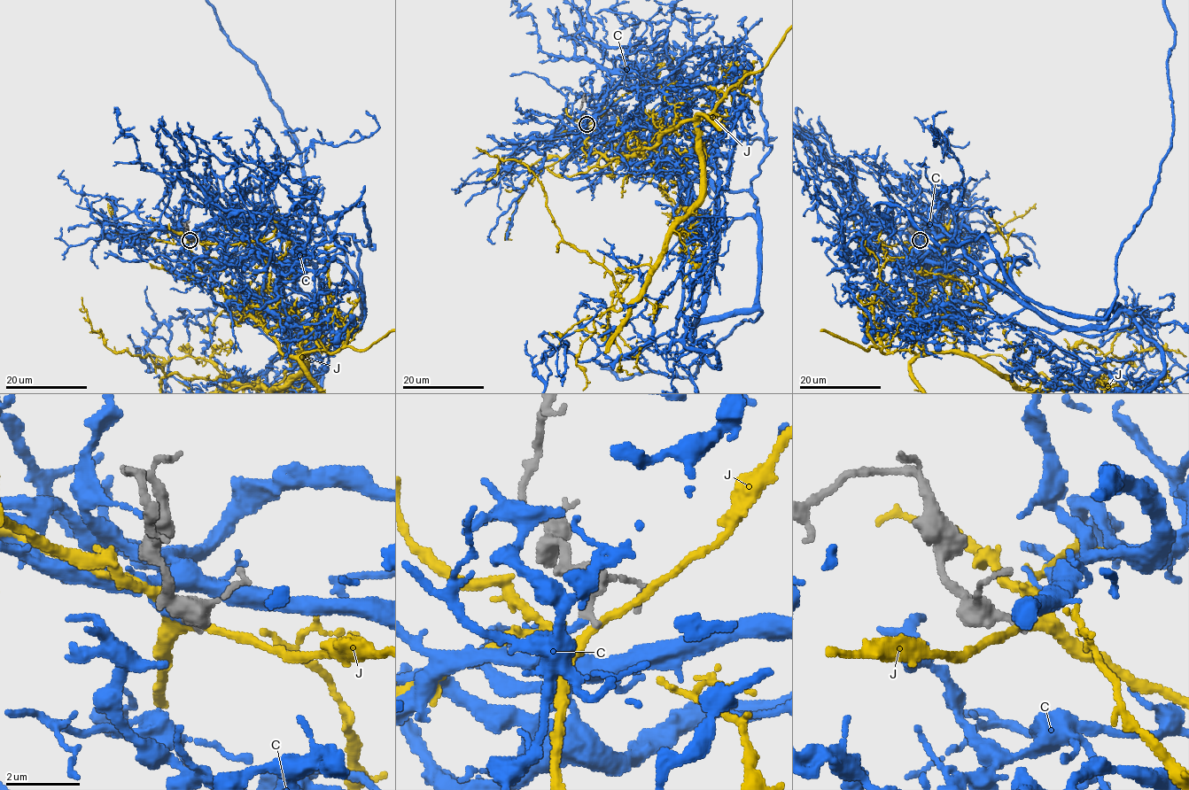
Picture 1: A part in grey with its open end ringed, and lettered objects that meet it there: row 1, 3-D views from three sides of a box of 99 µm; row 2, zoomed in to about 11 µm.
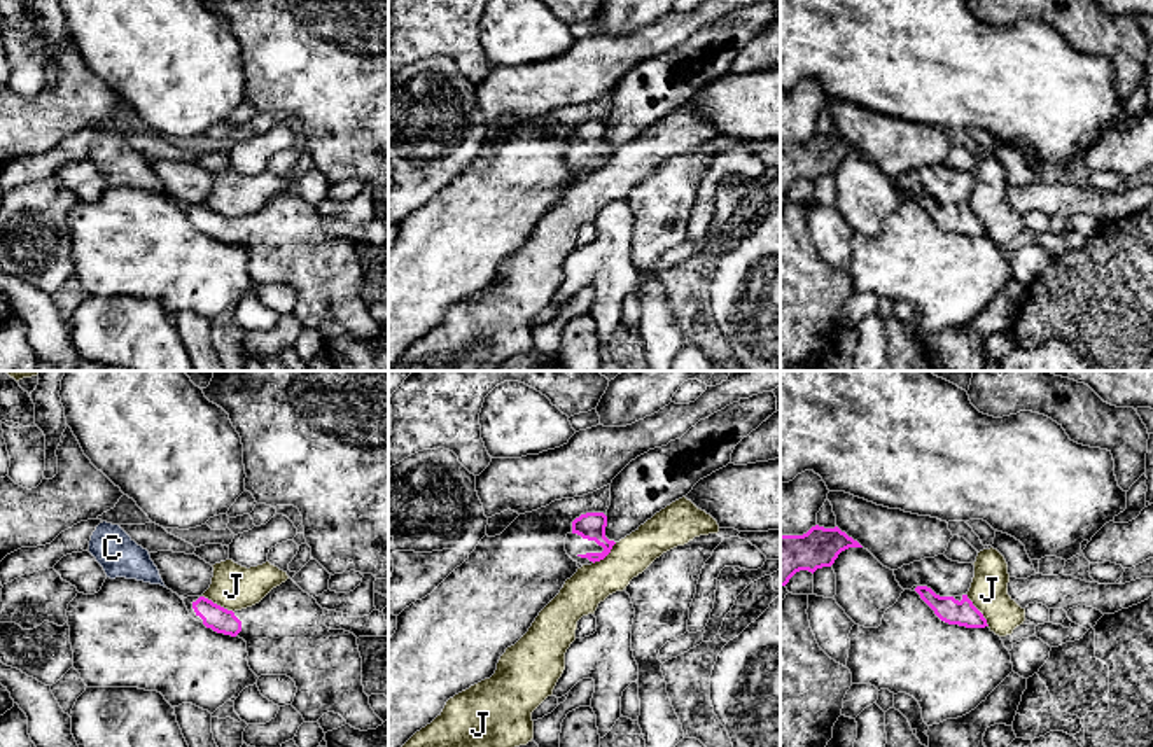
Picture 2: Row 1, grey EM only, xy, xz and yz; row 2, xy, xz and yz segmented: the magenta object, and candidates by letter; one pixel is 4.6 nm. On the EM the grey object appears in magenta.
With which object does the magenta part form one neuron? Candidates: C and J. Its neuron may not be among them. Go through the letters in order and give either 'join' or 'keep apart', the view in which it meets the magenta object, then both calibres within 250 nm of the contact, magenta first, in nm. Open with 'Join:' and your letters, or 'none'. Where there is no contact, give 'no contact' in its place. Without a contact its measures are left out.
Join: C
C: join; no contact
J: keep apart; meets magenta in xy; 120 nm thick on the magenta side, 200 nm on the other

